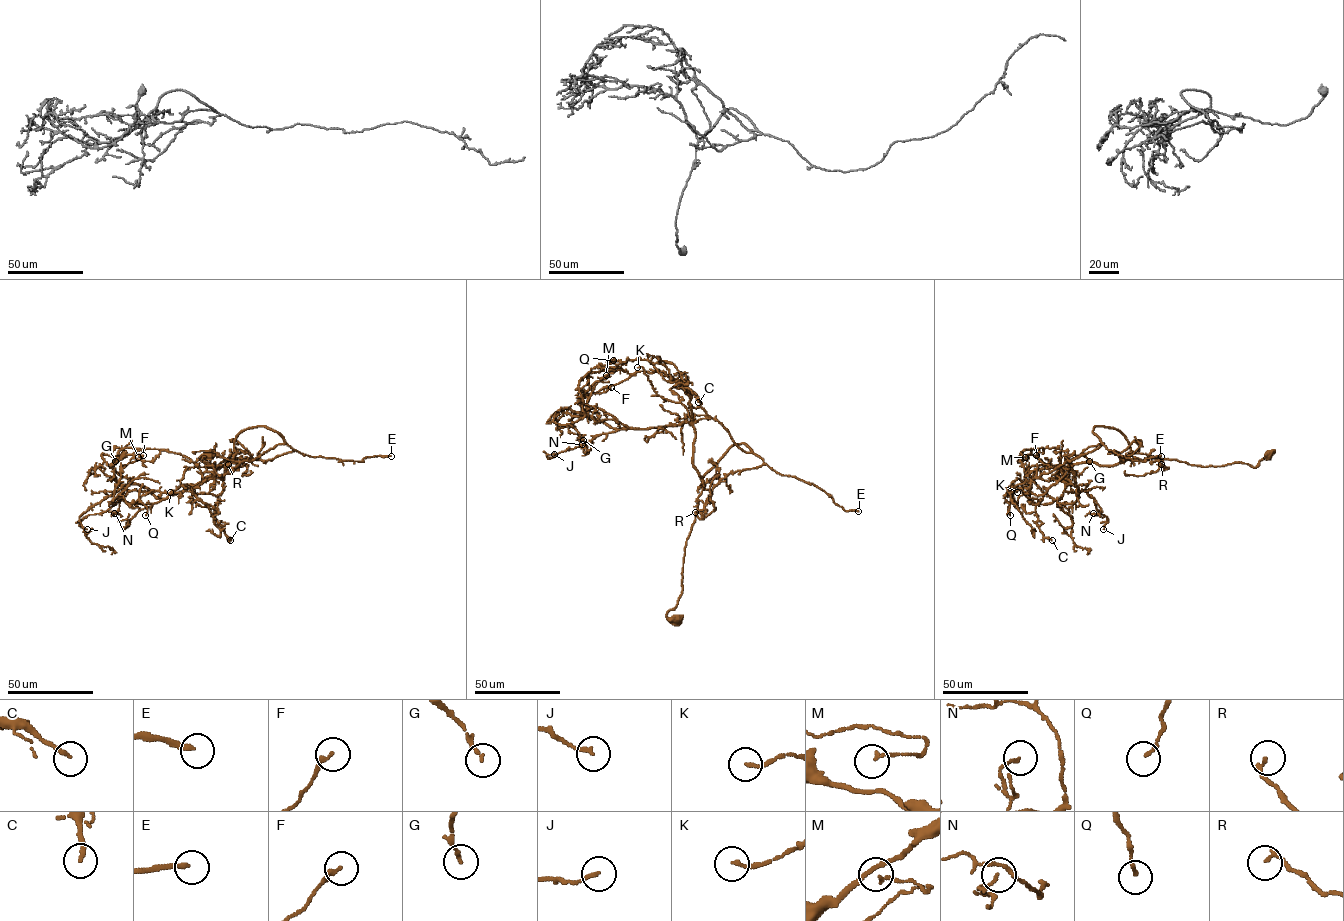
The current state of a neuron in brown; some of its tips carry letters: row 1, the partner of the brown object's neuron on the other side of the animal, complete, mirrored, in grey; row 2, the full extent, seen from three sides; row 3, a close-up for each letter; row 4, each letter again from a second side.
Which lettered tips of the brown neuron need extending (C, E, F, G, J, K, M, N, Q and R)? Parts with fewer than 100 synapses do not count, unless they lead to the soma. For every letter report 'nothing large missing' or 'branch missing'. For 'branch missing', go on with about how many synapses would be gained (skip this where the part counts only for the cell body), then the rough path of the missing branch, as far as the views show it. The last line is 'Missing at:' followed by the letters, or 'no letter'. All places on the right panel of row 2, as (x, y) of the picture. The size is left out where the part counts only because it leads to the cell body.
C: nothing large missing
E: branch missing | 130 syn | (1161, 456), (1125, 452), (1115, 436), (1107, 433), (1073, 451), (1014, 464), (995, 480)
F: nothing large missing
G: nothing large missing
J: nothing large missing
K: nothing large missing
M: nothing large missing
N: nothing large missing
Q: nothing large missing
R: nothing large missing
Missing at: E

